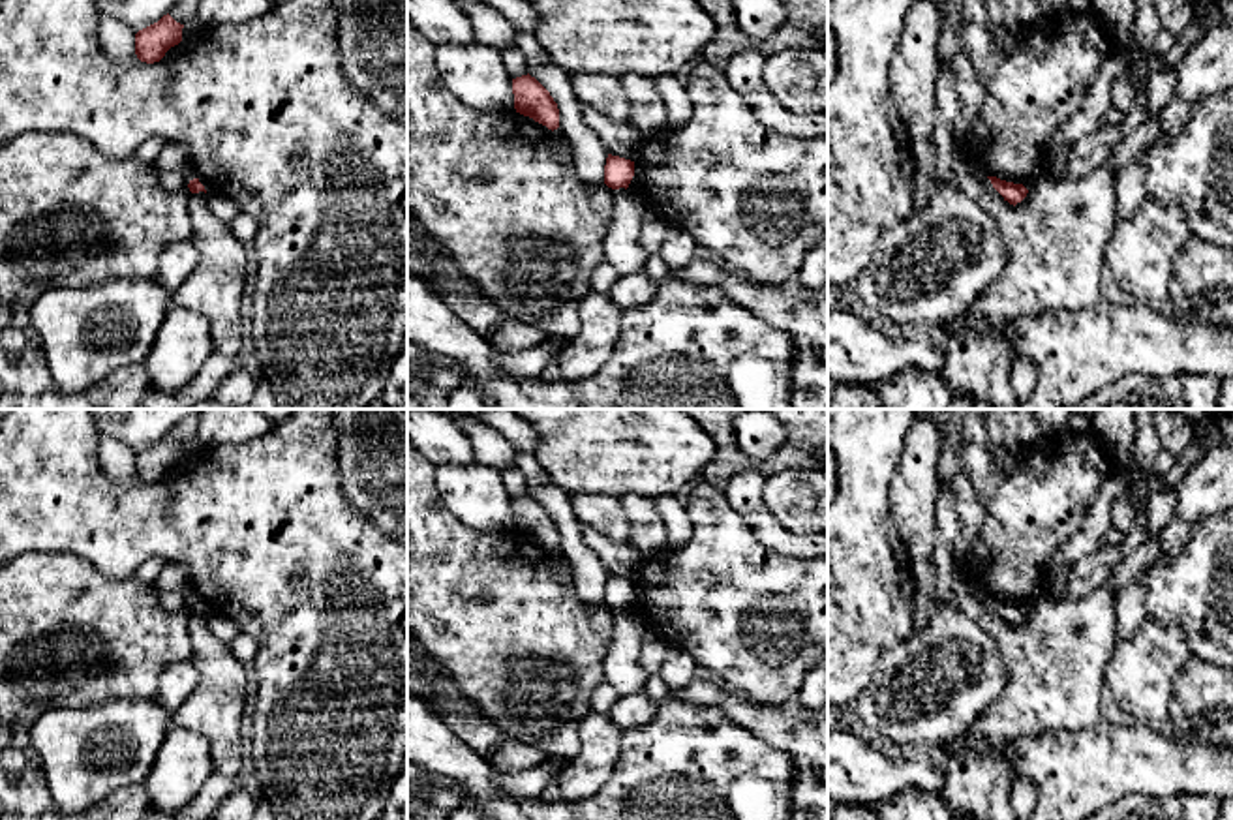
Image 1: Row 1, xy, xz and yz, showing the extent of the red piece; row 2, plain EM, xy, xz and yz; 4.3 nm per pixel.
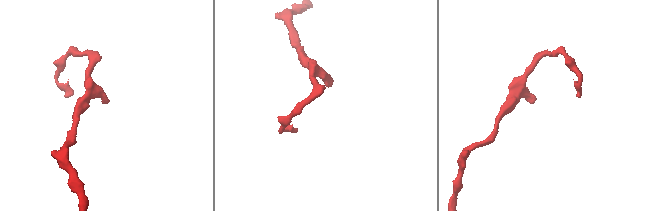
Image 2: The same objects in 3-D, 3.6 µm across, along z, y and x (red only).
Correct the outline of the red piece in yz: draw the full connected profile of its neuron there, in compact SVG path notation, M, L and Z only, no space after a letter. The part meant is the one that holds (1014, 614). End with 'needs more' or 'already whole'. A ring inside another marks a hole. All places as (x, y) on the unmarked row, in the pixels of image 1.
M997 597L987 599L991 600L993 608L1004 617L1004 621L1008 621L1013 627L1021 623L1028 614L1028 610L1023 604L1006 602Z; already whole

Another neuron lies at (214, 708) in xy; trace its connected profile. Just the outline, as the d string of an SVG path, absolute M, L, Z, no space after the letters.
M205 612L191 614L188 634L190 662L199 672L199 683L173 713L173 724L203 734L210 741L214 773L236 777L246 771L240 722L250 704L250 666L242 664L229 644L210 630Z

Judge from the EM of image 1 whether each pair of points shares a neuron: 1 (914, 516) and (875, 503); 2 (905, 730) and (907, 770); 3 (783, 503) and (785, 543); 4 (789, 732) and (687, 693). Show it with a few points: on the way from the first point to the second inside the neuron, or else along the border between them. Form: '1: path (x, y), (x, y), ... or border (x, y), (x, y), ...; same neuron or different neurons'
1: border (896, 466), (890, 513), (901, 552); different neurons
2: border (913, 751), (922, 753); different neurons
3: border (761, 490), (766, 509), (785, 528), (807, 535); different neurons
4: path (764, 721), (712, 695); same neuron

